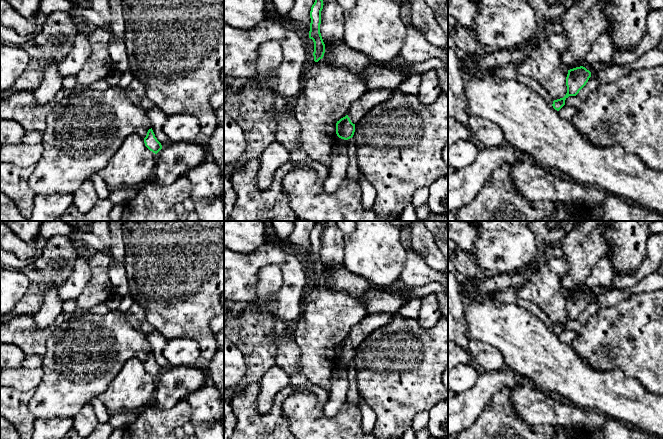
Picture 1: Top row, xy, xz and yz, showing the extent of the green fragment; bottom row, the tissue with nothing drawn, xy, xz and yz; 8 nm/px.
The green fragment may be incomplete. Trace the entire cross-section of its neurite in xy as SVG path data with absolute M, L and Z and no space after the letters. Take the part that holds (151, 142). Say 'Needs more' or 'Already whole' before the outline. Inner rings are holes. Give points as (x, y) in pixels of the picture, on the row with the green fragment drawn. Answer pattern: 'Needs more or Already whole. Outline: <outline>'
Already whole. Outline: M152 128L148 130L147 135L144 138L144 143L145 146L155 154L157 154L162 149L162 145L155 137Z

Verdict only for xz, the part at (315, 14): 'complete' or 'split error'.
complete

